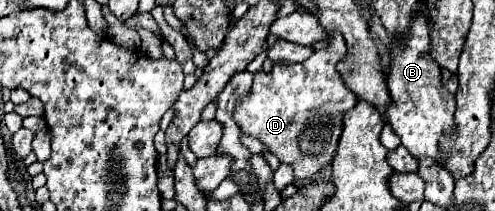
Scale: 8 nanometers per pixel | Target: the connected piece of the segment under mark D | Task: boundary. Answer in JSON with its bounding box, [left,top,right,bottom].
[235,31,357,181]

